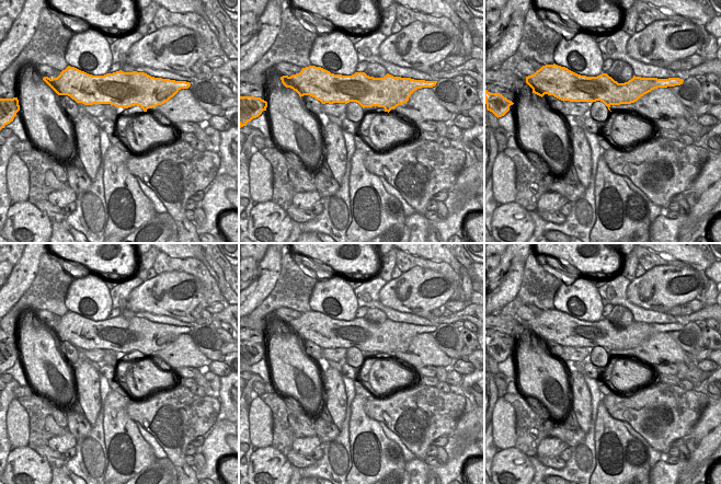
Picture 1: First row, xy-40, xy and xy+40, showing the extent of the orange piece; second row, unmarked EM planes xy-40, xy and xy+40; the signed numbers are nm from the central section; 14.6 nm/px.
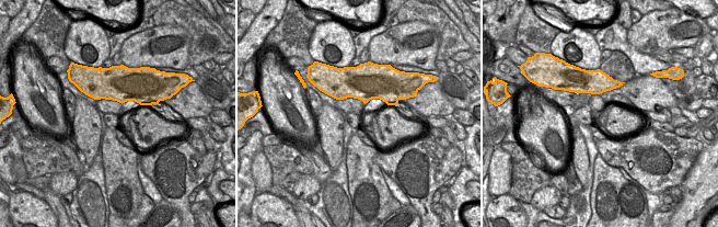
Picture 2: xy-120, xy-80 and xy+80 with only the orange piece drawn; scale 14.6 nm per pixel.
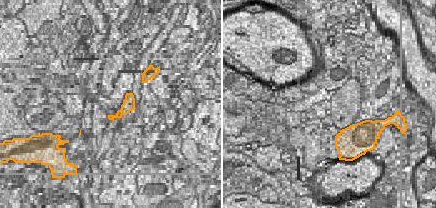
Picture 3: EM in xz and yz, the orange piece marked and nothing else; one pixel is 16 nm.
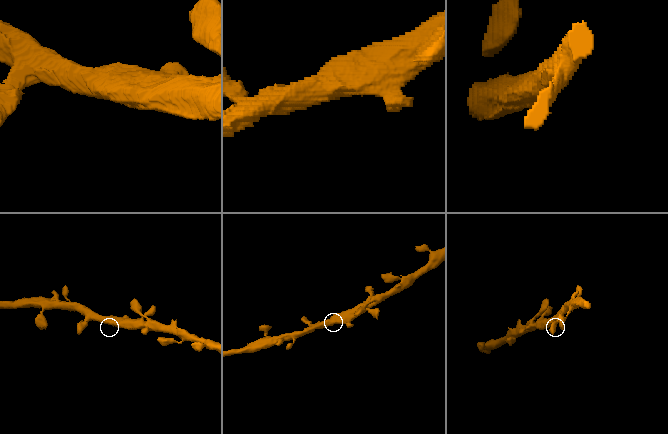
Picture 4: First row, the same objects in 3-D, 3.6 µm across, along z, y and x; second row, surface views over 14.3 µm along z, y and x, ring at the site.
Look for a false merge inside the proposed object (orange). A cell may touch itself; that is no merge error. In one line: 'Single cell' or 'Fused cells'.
Single cell

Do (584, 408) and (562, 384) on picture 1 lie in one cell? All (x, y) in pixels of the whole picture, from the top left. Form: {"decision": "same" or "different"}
{"decision": "different"}

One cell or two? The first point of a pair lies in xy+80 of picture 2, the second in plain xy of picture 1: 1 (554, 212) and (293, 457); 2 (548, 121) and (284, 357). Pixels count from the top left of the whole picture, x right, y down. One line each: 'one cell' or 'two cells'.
1: one cell
2: one cell

